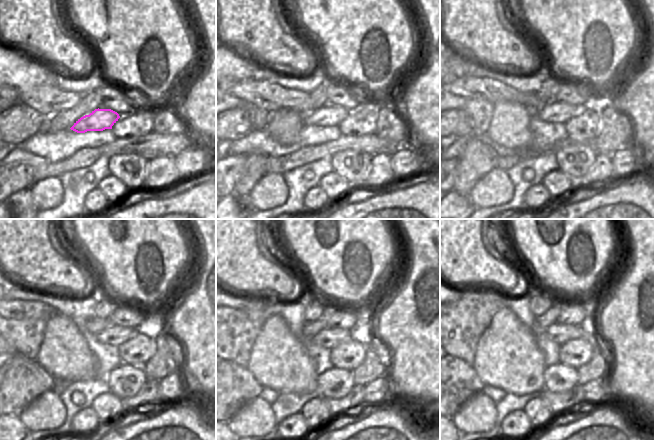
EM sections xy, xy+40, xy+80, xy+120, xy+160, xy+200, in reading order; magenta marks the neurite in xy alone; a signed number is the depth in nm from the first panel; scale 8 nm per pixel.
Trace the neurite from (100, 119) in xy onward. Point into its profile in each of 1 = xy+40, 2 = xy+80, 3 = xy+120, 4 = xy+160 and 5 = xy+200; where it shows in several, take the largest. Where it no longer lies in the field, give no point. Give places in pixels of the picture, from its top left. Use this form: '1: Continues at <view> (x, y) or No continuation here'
1: Continues at xy+40 (329, 115)
2: Continues at xy+80 (558, 112)
3: Continues at xy+120 (116, 335)
4: Continues at xy+160 (329, 338)
5: Continues at xy+200 (560, 333).

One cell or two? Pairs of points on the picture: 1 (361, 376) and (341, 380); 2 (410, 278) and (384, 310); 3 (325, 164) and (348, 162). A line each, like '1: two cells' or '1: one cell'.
1: two cells
2: one cell
3: two cells

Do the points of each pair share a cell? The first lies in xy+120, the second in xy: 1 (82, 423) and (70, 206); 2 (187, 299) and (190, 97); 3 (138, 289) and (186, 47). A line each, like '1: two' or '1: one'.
1: two
2: one
3: one

